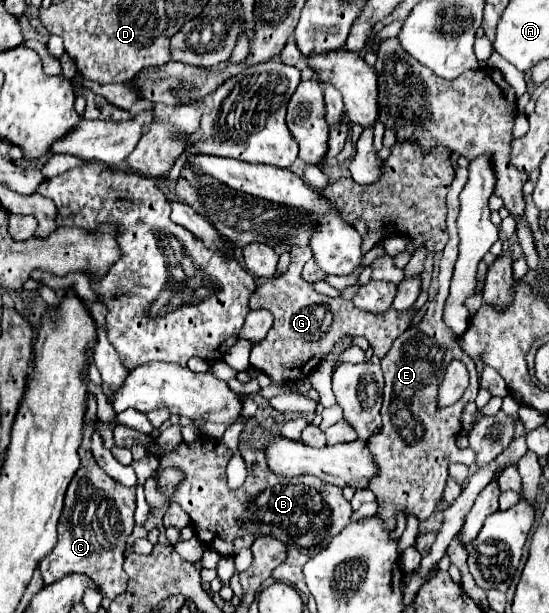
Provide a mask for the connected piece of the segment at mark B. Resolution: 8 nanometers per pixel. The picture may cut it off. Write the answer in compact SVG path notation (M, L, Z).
M203 436L203 440L195 440L195 442L183 442L183 444L179 444L179 448L175 448L175 452L167 452L167 454L163 454L159 460L159 467L155 471L155 474L151 476L144 484L144 493L146 500L150 507L160 507L164 504L164 497L158 491L157 488L157 474L158 470L162 470L164 468L179 468L179 470L183 470L185 472L185 480L183 480L183 484L177 488L177 494L175 494L175 500L181 504L181 508L189 514L189 518L191 518L191 526L195 528L195 536L203 542L203 546L205 548L211 548L211 550L215 550L217 554L221 554L221 556L235 556L237 551L241 548L250 548L255 542L255 538L257 536L263 536L263 534L269 534L269 536L275 536L275 538L279 538L279 540L283 540L285 542L285 546L287 546L287 552L289 552L289 556L287 556L287 560L283 562L283 564L279 565L272 572L272 577L277 580L283 580L283 582L289 582L295 590L299 590L299 592L303 592L303 594L307 594L307 586L305 586L305 580L303 580L303 566L305 566L305 562L311 558L311 556L315 556L315 552L319 552L319 548L321 546L327 546L331 540L333 540L333 536L337 536L347 524L349 524L349 516L351 516L351 504L343 498L343 494L341 494L341 490L339 488L335 488L335 486L329 486L329 484L323 484L319 478L315 478L315 476L295 476L295 478L279 478L279 476L275 476L271 470L269 470L269 466L267 466L267 458L265 458L265 452L261 450L261 448L255 448L249 440L245 440L245 438L241 438L239 440L239 452L241 452L241 458L245 460L245 466L247 466L247 478L245 478L245 484L241 486L241 488L237 488L237 490L231 490L229 486L227 486L227 474L225 474L225 466L227 466L227 462L231 460L231 456L233 456L233 452L223 444L223 440L215 440L215 438L207 438L207 436Z

